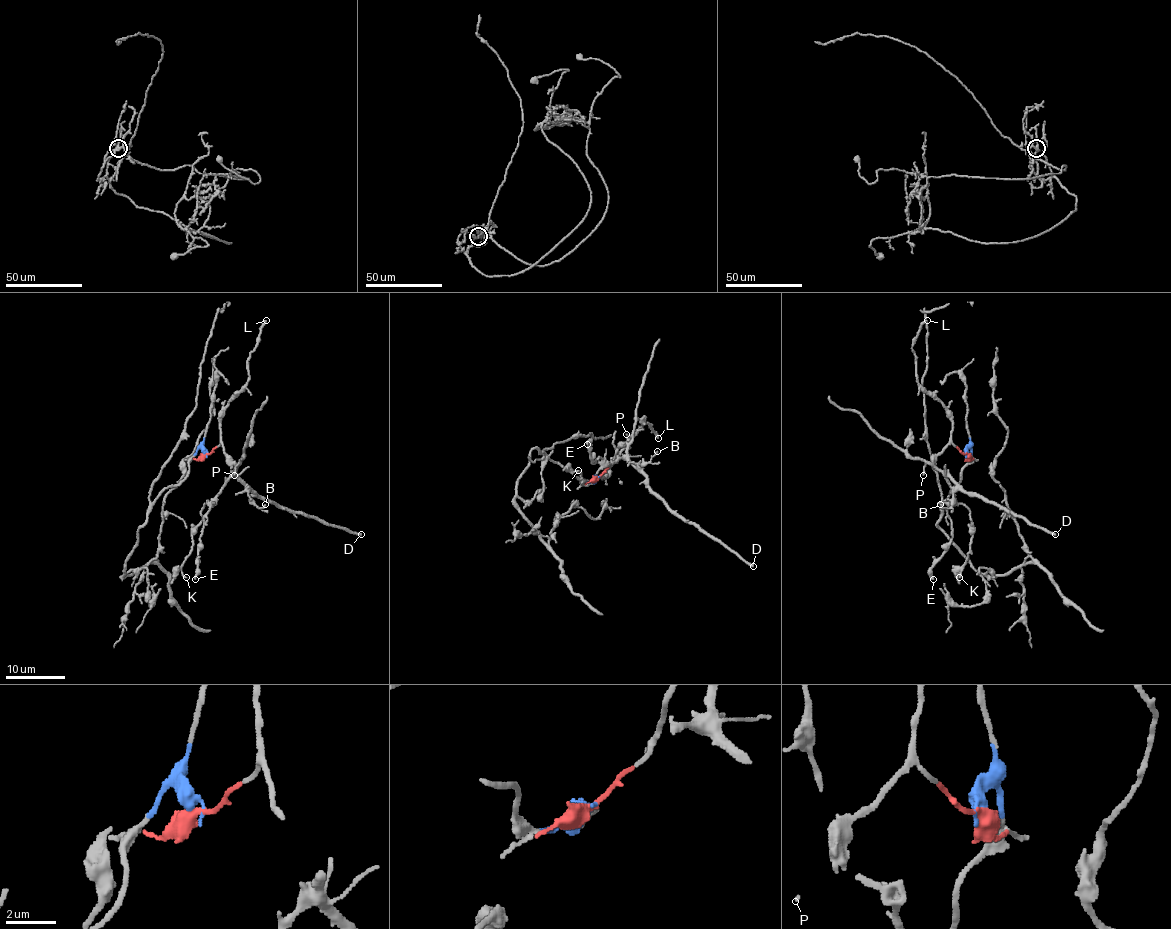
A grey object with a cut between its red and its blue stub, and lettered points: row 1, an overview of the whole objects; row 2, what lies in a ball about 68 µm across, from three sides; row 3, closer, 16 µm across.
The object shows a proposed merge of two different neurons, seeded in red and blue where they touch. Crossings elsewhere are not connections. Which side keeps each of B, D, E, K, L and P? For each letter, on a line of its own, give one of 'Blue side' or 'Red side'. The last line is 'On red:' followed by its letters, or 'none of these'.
B: Red side
D: Red side
E: Red side
K: Red side
L: Red side
P: Red side
On red: B, D, E, K, L, P

